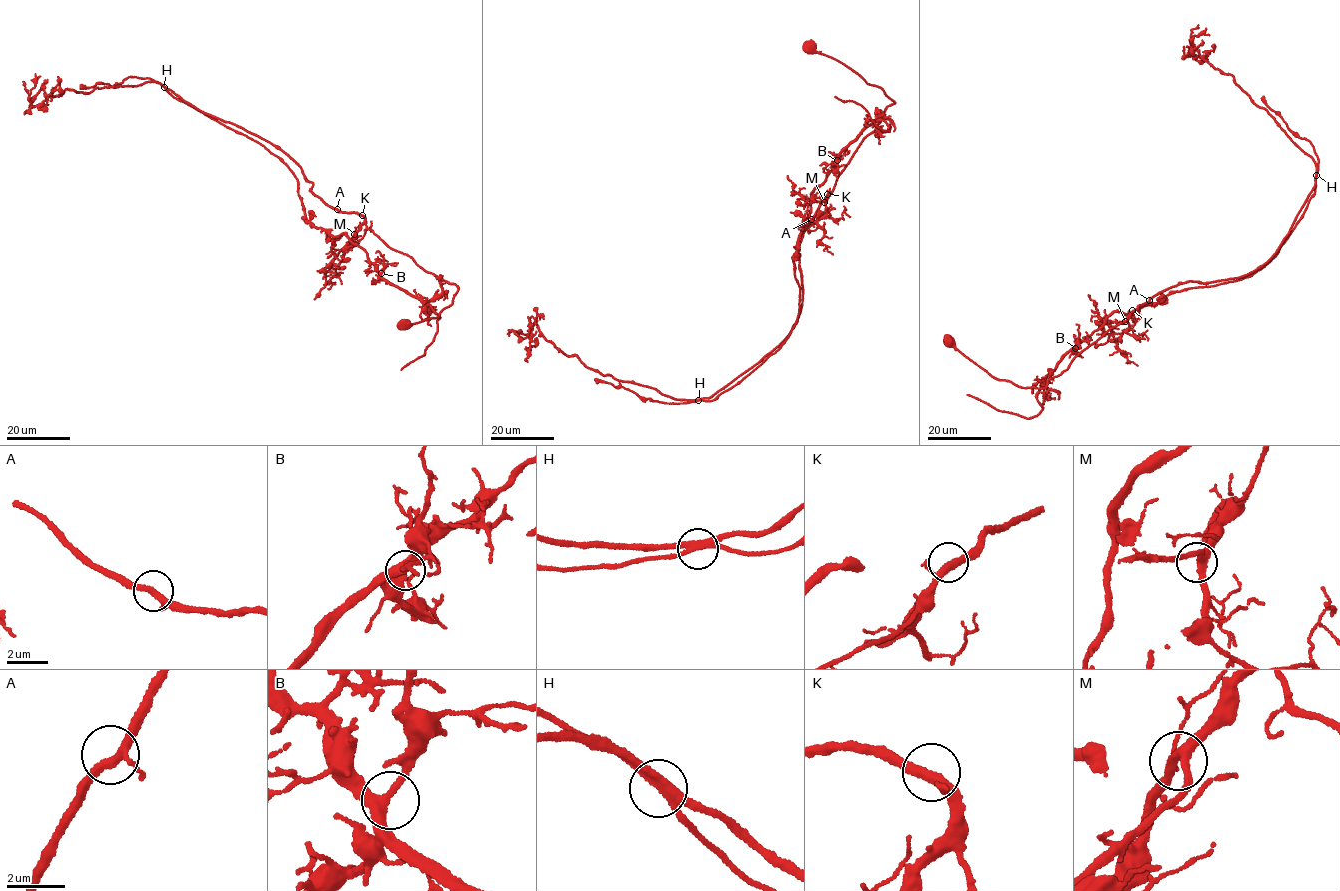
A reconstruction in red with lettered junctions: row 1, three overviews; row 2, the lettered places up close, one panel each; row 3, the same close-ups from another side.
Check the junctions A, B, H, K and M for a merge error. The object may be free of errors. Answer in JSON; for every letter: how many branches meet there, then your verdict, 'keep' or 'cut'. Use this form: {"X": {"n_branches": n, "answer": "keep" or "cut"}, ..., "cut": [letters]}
{"A": {"n_branches": 3, "answer": "keep"}, "B": {"n_branches": 3, "answer": "keep"}, "H": {"n_branches": 3, "answer": "cut"}, "K": {"n_branches": 3, "answer": "keep"}, "M": {"n_branches": 3, "answer": "keep"}, "cut": ["H"]}

